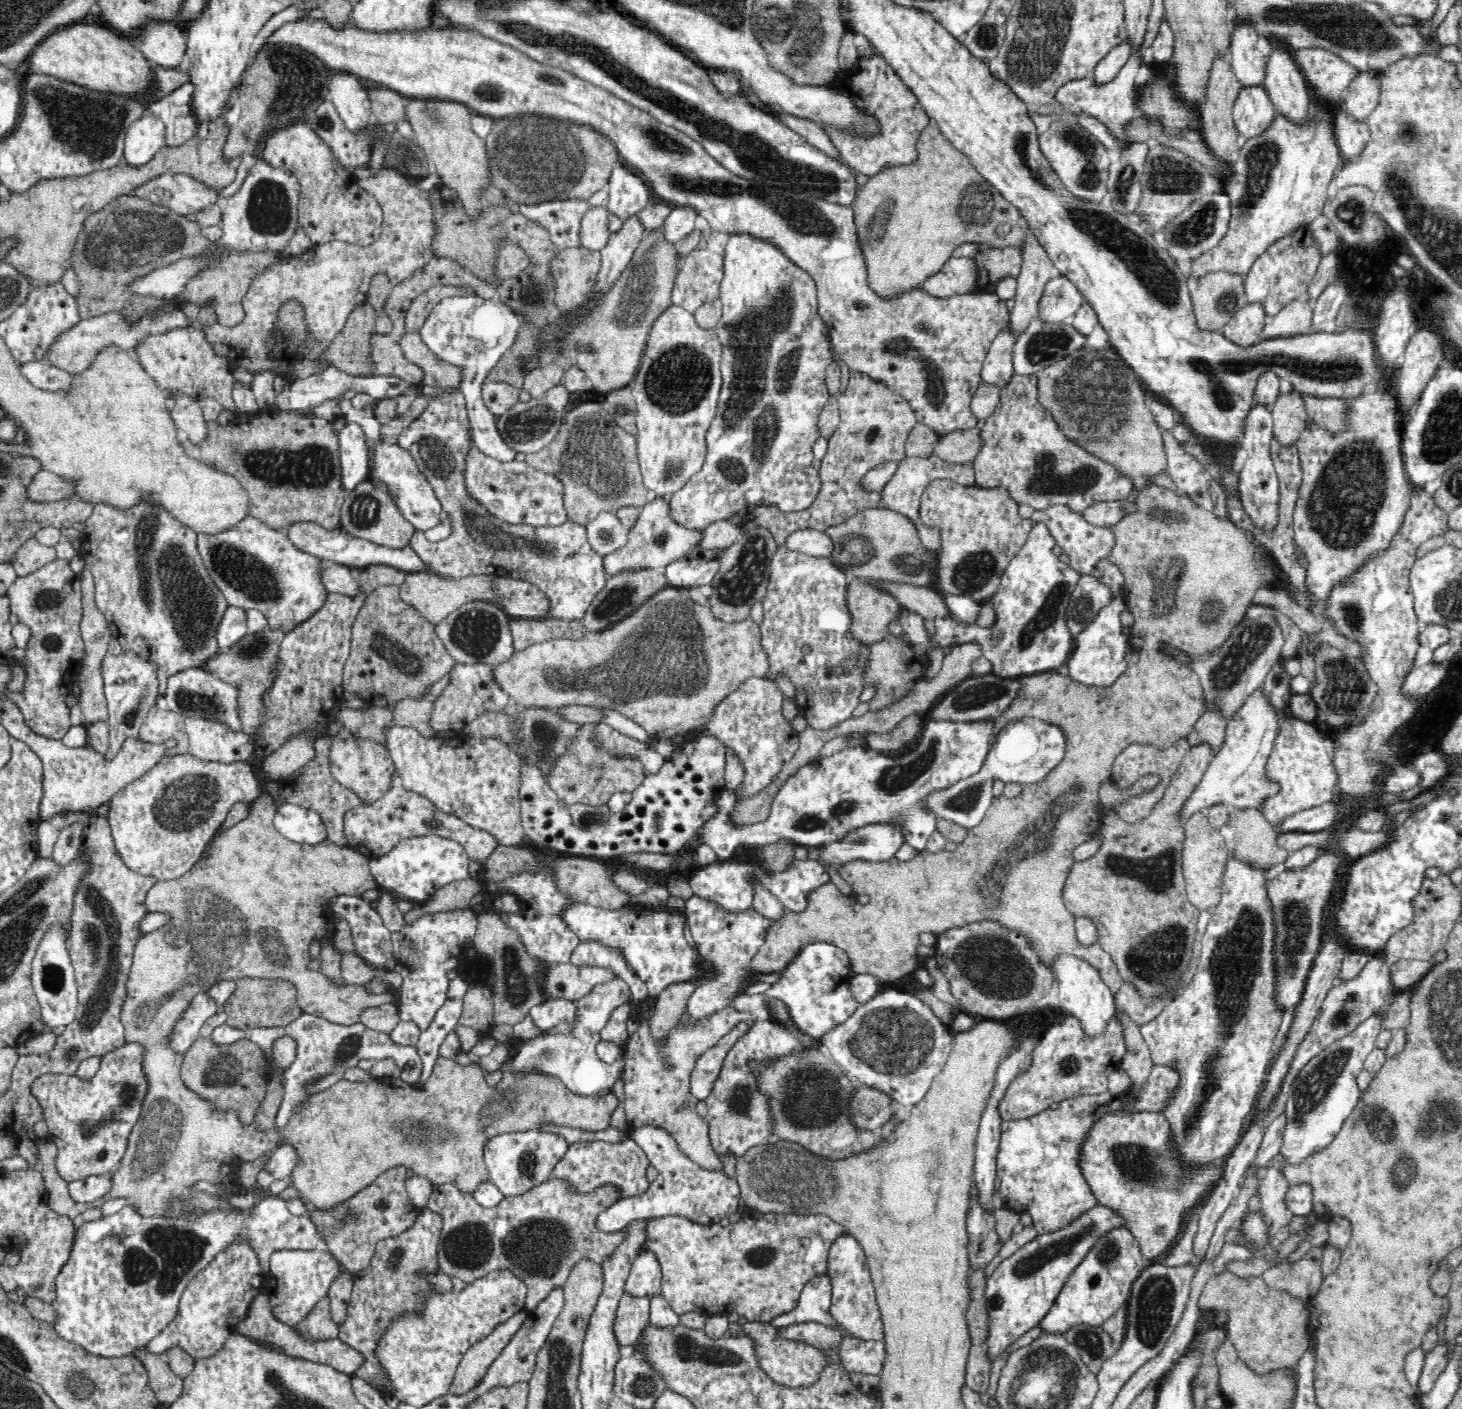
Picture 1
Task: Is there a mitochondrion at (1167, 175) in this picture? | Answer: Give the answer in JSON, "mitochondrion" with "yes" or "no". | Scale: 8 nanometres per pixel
{"mitochondrion":"yes"}

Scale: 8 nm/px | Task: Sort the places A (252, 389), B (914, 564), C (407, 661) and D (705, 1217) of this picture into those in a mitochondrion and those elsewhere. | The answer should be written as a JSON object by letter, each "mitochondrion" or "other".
{"A":"other","B":"mitochondrion","C":"mitochondrion","D":"other"}

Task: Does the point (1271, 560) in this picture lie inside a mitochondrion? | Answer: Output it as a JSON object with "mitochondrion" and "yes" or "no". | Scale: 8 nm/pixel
{"mitochondrion":"no"}

